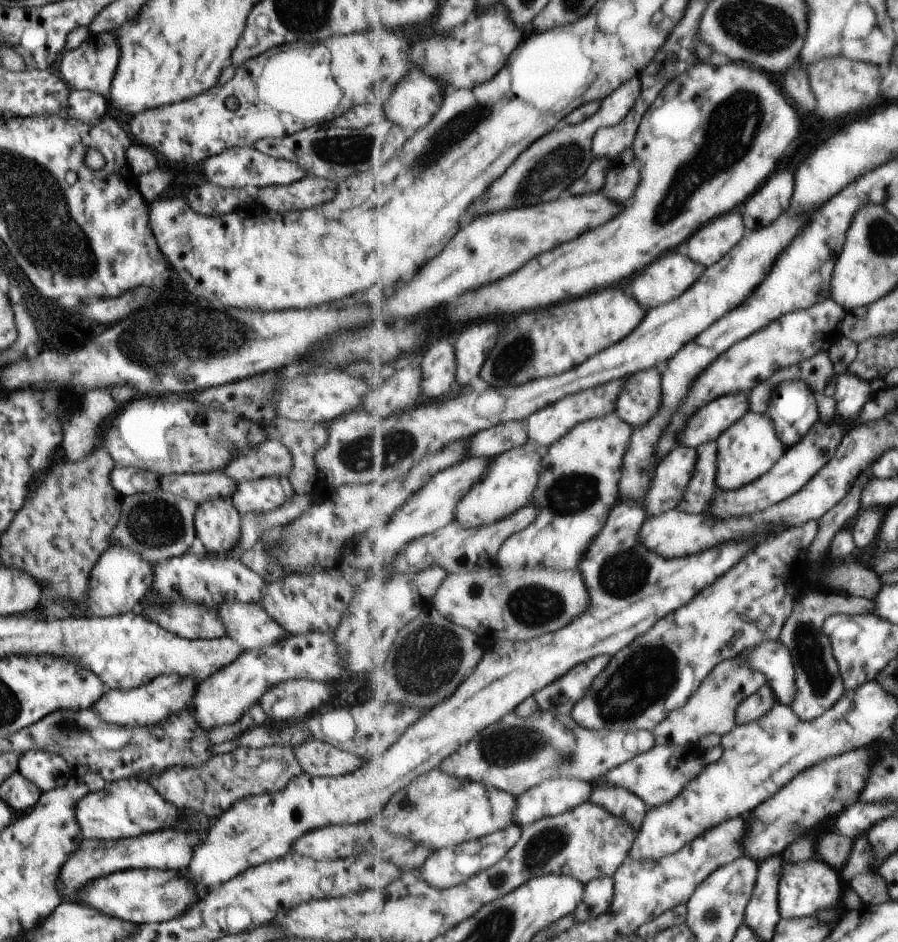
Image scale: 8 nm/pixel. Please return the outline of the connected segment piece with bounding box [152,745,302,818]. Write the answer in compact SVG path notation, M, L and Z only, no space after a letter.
M270 745L264 747L241 747L238 746L232 751L213 755L198 767L184 769L183 767L173 767L161 773L152 782L155 790L165 799L165 802L174 804L178 809L185 812L203 812L207 818L217 818L227 810L233 802L245 798L245 796L255 796L255 794L274 793L281 790L292 778L298 777L302 773L300 764L295 758L293 748L290 746Z

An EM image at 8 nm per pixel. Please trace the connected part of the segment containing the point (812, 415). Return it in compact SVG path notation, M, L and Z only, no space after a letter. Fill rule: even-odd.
M803 381L784 382L774 393L768 414L776 423L780 439L786 447L795 446L820 418L819 395Z

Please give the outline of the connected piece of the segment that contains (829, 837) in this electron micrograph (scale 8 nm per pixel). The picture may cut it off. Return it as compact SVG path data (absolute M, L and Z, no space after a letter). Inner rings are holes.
M833 830L825 833L816 843L816 857L841 872L850 859L855 840Z

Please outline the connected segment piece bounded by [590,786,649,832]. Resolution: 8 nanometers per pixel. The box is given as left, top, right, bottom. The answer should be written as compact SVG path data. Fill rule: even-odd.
M622 786L597 787L590 800L618 817L629 819L638 832L649 809L642 798Z

